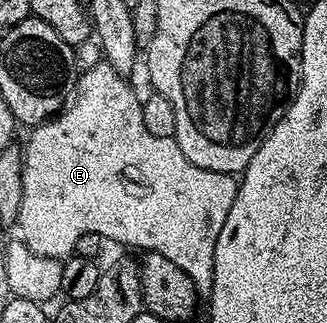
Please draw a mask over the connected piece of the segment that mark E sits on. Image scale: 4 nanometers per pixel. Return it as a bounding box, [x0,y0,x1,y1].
[18,61,238,293]

